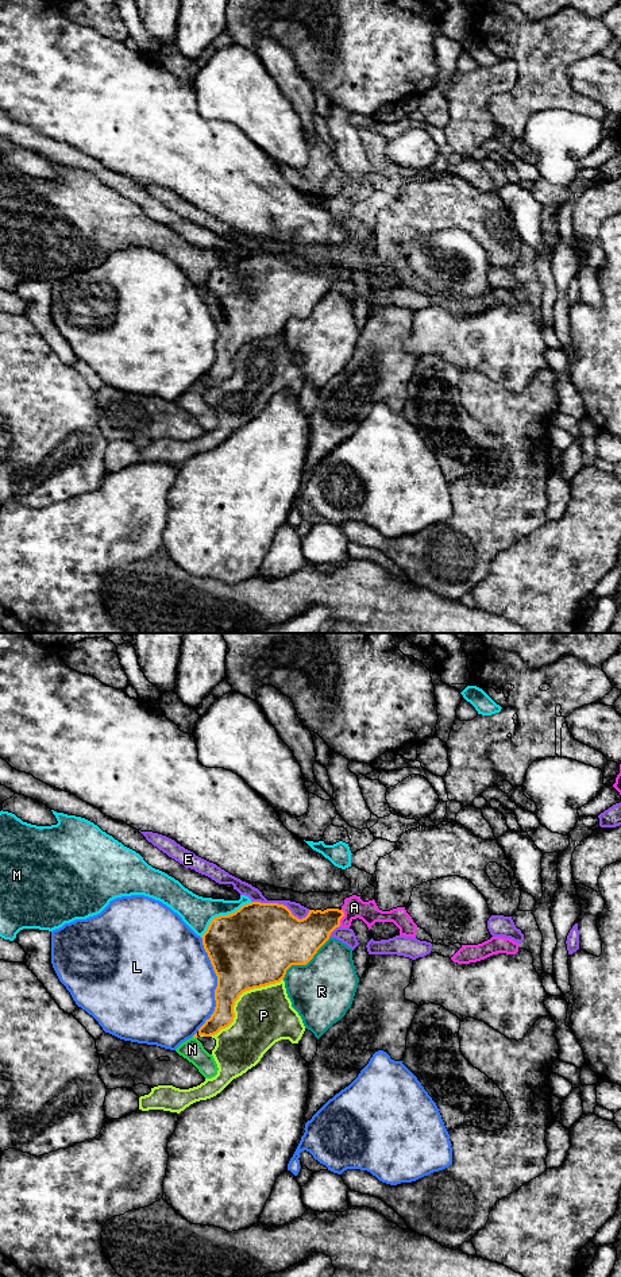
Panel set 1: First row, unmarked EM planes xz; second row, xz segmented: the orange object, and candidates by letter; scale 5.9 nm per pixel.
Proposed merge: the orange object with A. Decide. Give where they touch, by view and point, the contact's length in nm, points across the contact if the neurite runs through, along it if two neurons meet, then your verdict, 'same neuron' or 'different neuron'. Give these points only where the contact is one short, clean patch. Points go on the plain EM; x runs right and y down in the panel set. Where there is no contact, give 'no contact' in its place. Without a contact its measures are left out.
meets orange in xz at (343, 267); contact 110 nm long; border along xz (342, 261), (343, 269), (339, 277); different neuron

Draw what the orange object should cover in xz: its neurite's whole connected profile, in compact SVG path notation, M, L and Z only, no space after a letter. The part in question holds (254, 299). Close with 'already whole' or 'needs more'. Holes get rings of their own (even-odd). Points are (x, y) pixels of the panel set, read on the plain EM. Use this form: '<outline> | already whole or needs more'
M251 254L243 256L232 266L213 270L201 290L217 328L217 339L215 342L216 359L211 370L198 381L198 387L211 389L217 386L221 381L228 379L235 370L235 354L243 344L279 335L292 317L306 317L329 292L331 285L340 278L343 269L343 262L327 261L324 263L309 262L305 270L298 271L284 256Z | already whole

